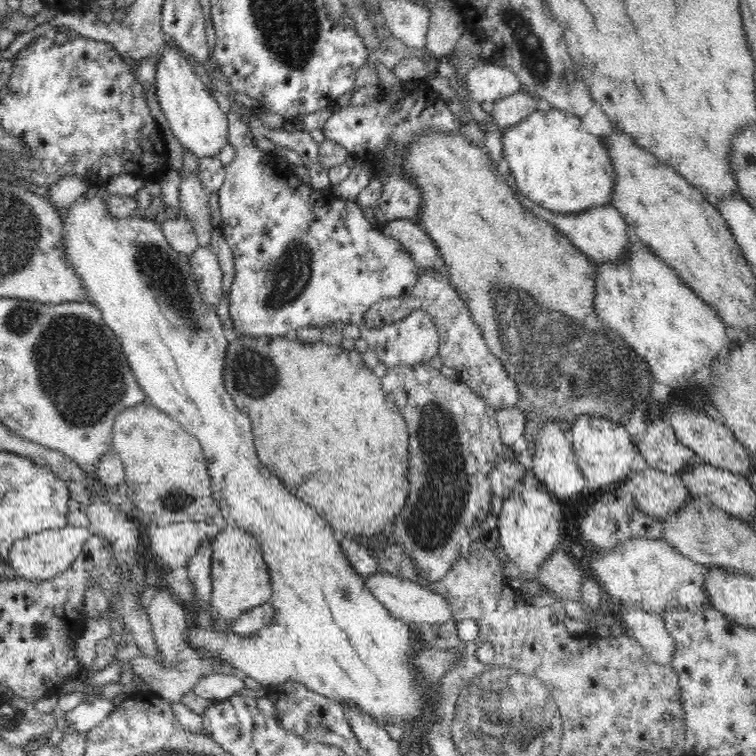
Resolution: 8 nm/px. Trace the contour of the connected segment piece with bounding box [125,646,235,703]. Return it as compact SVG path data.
M190 647L184 648L178 656L178 662L172 666L164 666L160 664L156 659L147 657L146 655L140 655L134 660L130 660L125 665L133 670L134 675L140 676L144 681L148 683L151 690L154 691L163 700L173 702L181 702L183 697L188 691L192 691L192 688L198 684L198 680L202 676L206 676L212 673L222 674L234 674L232 666L220 661L218 657L210 657L206 653L195 651Z

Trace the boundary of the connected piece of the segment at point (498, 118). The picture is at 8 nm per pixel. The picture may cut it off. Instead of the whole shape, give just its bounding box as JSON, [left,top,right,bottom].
[491,90,538,130]

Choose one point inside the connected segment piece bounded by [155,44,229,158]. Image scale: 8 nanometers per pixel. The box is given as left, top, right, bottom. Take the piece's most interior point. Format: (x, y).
(196, 121)

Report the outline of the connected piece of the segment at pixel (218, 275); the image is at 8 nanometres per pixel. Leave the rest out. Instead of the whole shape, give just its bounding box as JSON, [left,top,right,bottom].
[190,246,224,310]

